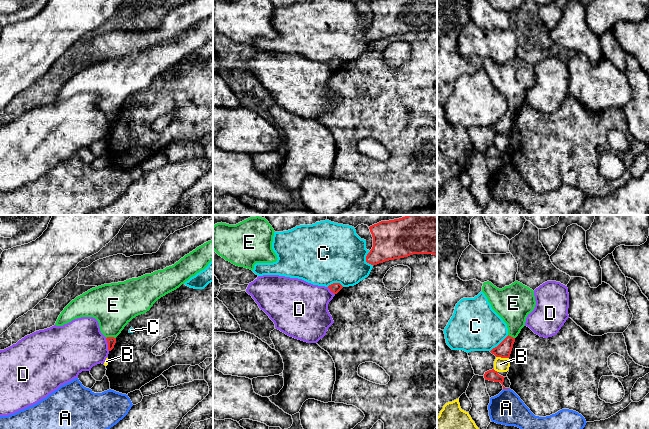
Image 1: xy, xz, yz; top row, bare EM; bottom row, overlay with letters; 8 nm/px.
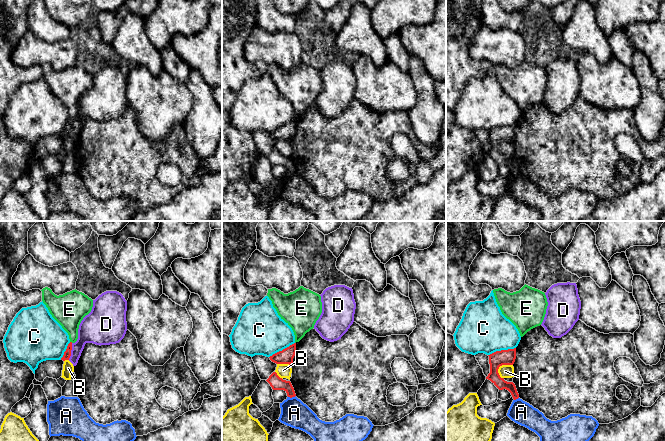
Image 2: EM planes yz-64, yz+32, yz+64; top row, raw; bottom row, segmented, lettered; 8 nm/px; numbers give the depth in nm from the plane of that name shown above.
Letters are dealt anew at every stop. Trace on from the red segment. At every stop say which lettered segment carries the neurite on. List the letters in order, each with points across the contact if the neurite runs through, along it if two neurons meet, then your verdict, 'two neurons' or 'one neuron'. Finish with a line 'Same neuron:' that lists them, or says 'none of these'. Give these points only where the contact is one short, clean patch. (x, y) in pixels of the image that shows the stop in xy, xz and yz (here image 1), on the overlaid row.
A: border yz (509, 388), (503, 389); two neurons
B: border yz (496, 356), (508, 358); two neurons
C: two neurons
D: border xy (105, 338), (109, 350); two neurons
E: border xy (115, 337), (106, 338); two neurons
Same neuron: none of these

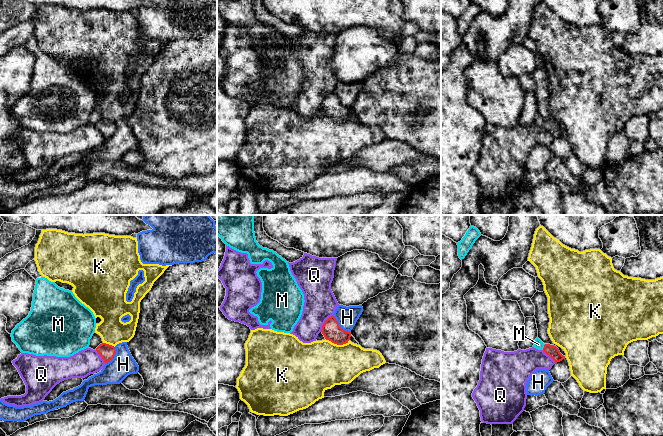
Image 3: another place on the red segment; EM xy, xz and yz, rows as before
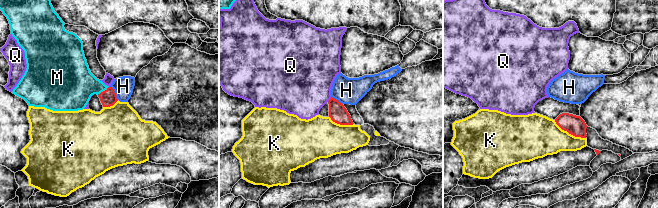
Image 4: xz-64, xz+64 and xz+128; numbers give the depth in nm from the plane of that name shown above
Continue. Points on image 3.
H: border xz (333, 316), (343, 329), (350, 332); two neurons
K: two neurons
M: way yz (551, 350), (544, 347), (538, 344); one neuron
Q: border xz (333, 315), (325, 321), (320, 331); two neurons
Same neuron: M

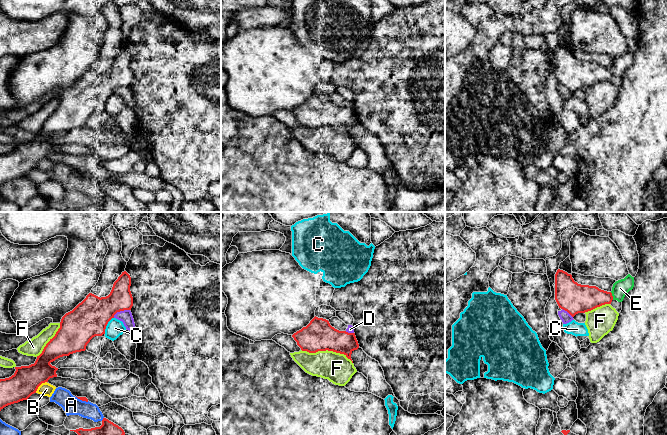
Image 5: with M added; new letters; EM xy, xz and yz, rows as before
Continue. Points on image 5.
A: two neurons
B: two neurons
C: two neurons
D: border xy (129, 309), (118, 311), (113, 317); two neurons
E: border yz (610, 292), (613, 299); two neurons
F: two neurons
Same neuron: none of these

